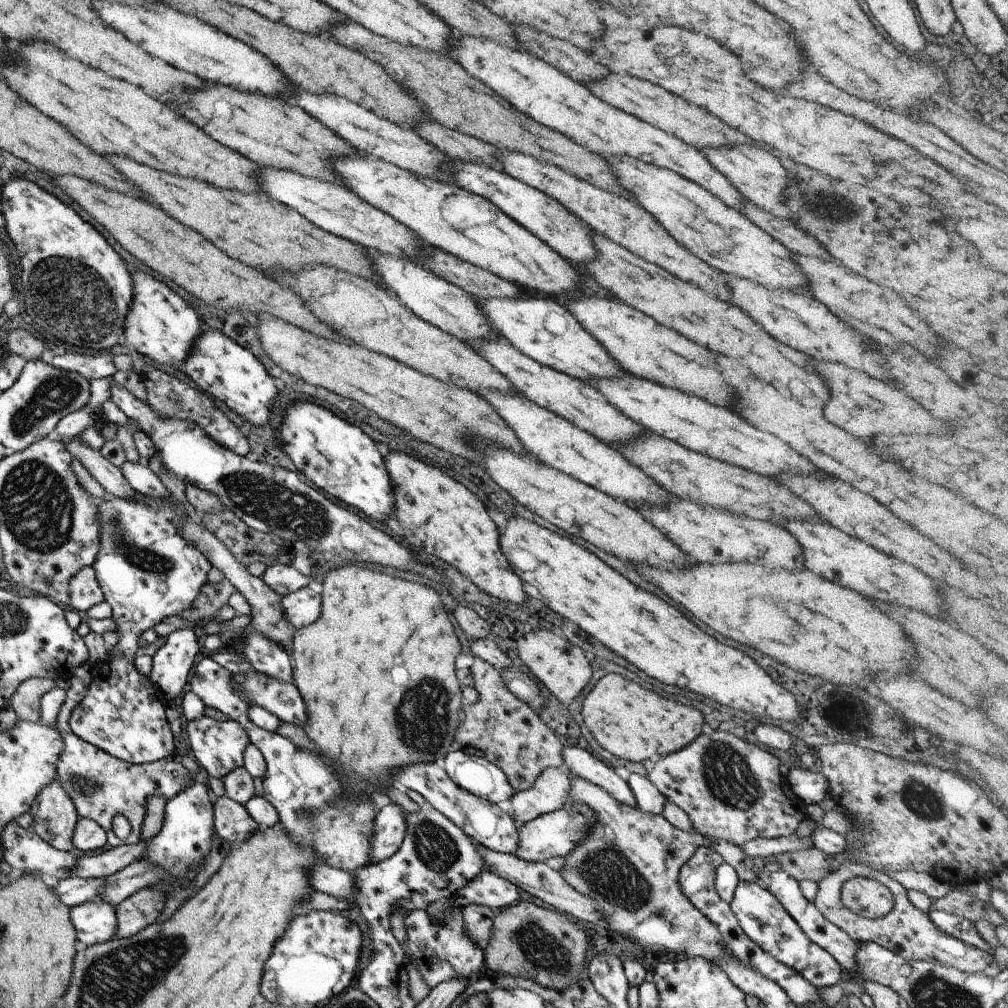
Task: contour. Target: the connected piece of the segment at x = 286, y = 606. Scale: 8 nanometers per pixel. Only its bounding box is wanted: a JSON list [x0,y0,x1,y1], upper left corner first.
[281,587,321,628]

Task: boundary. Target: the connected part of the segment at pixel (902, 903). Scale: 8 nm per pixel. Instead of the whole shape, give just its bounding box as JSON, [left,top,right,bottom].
[812,861,1000,978]

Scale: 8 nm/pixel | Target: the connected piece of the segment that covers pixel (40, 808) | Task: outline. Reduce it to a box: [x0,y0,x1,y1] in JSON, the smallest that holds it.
[28,781,78,852]

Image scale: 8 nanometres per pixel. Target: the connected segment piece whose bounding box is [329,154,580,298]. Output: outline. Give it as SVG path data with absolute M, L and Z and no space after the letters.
M372 155L339 156L335 160L329 160L329 164L331 164L333 172L337 172L337 178L341 180L343 187L352 191L361 200L365 200L367 204L371 204L373 208L389 214L391 218L409 228L427 246L441 249L455 258L478 266L507 282L517 284L527 290L548 294L552 298L554 295L563 296L571 290L580 288L577 273L565 258L556 254L545 242L541 242L520 224L505 216L489 200L485 200L479 195L467 192L453 183L423 178L423 176L397 168L394 164Z

